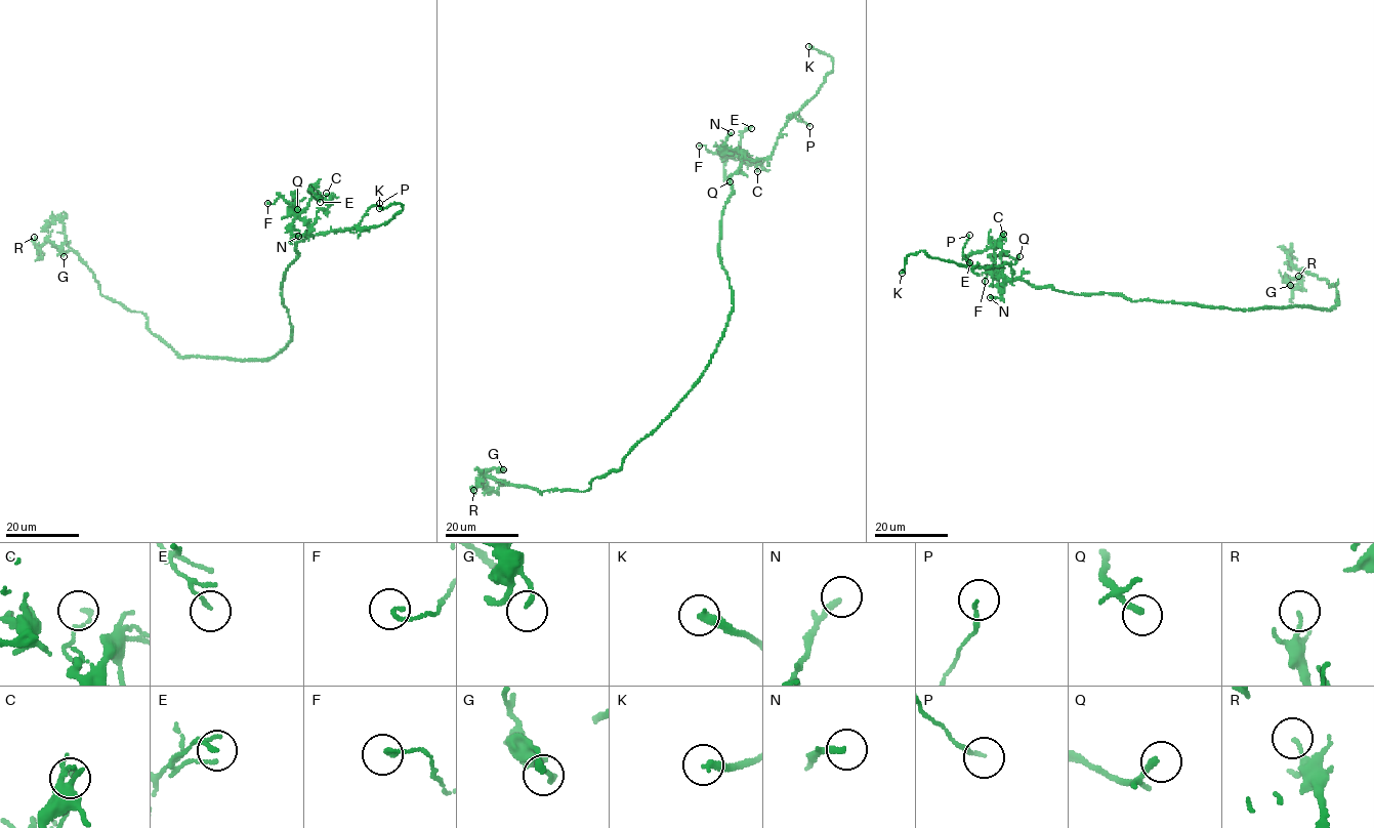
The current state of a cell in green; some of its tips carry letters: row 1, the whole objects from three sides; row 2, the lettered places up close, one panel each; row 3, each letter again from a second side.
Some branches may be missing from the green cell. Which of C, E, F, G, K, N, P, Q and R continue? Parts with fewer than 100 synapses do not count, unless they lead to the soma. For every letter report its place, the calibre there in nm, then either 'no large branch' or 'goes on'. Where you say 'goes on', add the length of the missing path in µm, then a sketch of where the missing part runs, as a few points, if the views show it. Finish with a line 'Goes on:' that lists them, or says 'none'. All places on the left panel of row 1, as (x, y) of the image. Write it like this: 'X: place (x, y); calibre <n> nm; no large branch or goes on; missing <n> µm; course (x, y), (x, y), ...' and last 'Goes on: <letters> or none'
C: place (326, 193); calibre 140 nm; no large branch
E: place (320, 202); calibre 120 nm; no large branch
F: place (267, 203); calibre 150 nm; no large branch
G: place (64, 256); calibre 150 nm; no large branch
K: place (379, 208); calibre 280 nm; goes on; missing 30 µm; course (379, 208), (367, 200), (346, 173), (334, 170), (308, 172)
N: place (298, 236); calibre 200 nm; no large branch
P: place (379, 203); calibre 130 nm; no large branch
Q: place (297, 209); calibre 160 nm; no large branch
R: place (34, 237); calibre 130 nm; no large branch
Goes on: K

